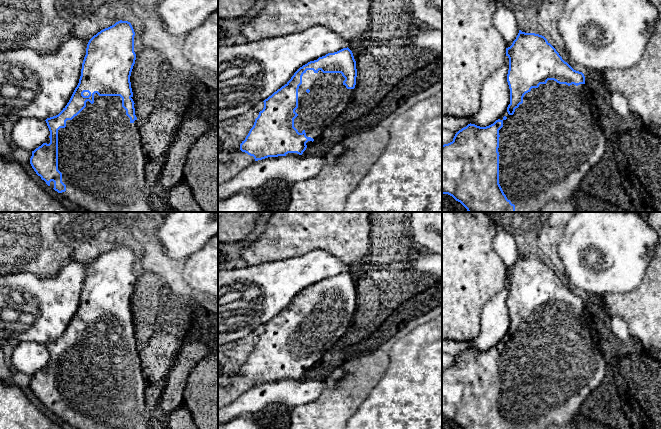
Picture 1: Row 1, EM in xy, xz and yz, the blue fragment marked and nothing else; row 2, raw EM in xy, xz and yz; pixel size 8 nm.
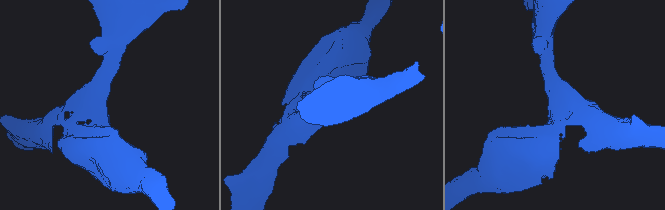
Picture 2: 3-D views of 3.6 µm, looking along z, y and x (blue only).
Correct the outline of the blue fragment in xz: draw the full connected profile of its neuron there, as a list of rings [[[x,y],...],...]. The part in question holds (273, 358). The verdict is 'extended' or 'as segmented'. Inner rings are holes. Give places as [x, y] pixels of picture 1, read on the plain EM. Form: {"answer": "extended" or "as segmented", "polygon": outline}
{"answer": "extended", "polygon": [[[348,271],[303,289],[284,310],[263,325],[264,332],[240,368],[240,374],[255,385],[302,379],[351,327],[356,301],[356,285]]]}

